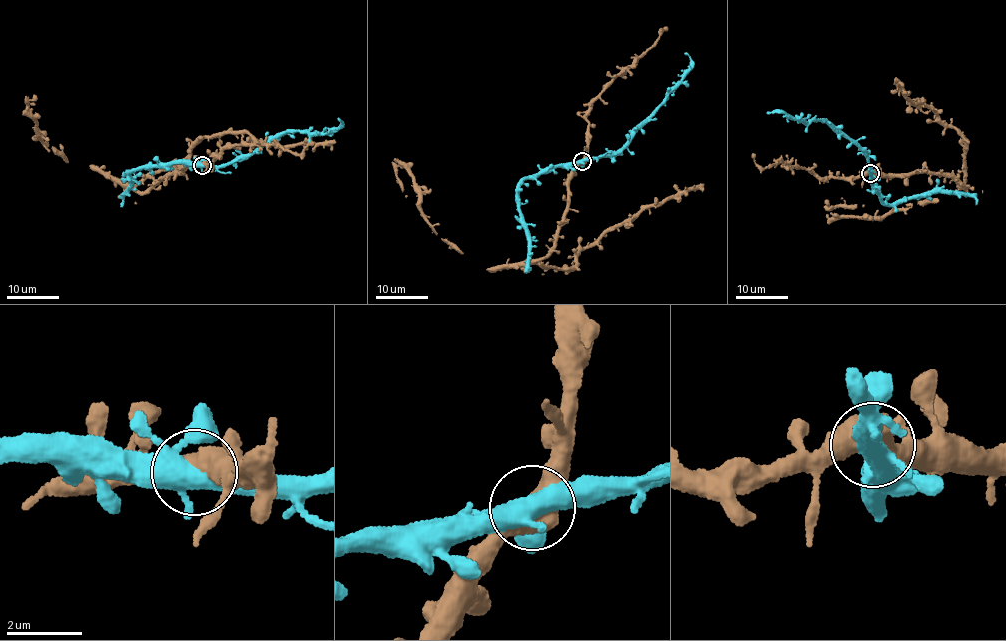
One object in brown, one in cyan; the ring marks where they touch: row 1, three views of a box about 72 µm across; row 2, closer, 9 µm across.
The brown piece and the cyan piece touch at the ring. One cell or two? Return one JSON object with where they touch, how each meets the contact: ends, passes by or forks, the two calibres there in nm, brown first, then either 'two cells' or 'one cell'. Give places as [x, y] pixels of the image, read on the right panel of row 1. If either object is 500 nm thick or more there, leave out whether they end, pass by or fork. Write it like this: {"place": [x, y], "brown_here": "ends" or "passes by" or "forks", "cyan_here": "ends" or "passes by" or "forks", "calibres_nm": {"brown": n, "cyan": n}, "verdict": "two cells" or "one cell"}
{"place": [870, 173], "calibres_nm": {"brown": 550, "cyan": 440}, "verdict": "one cell"}

